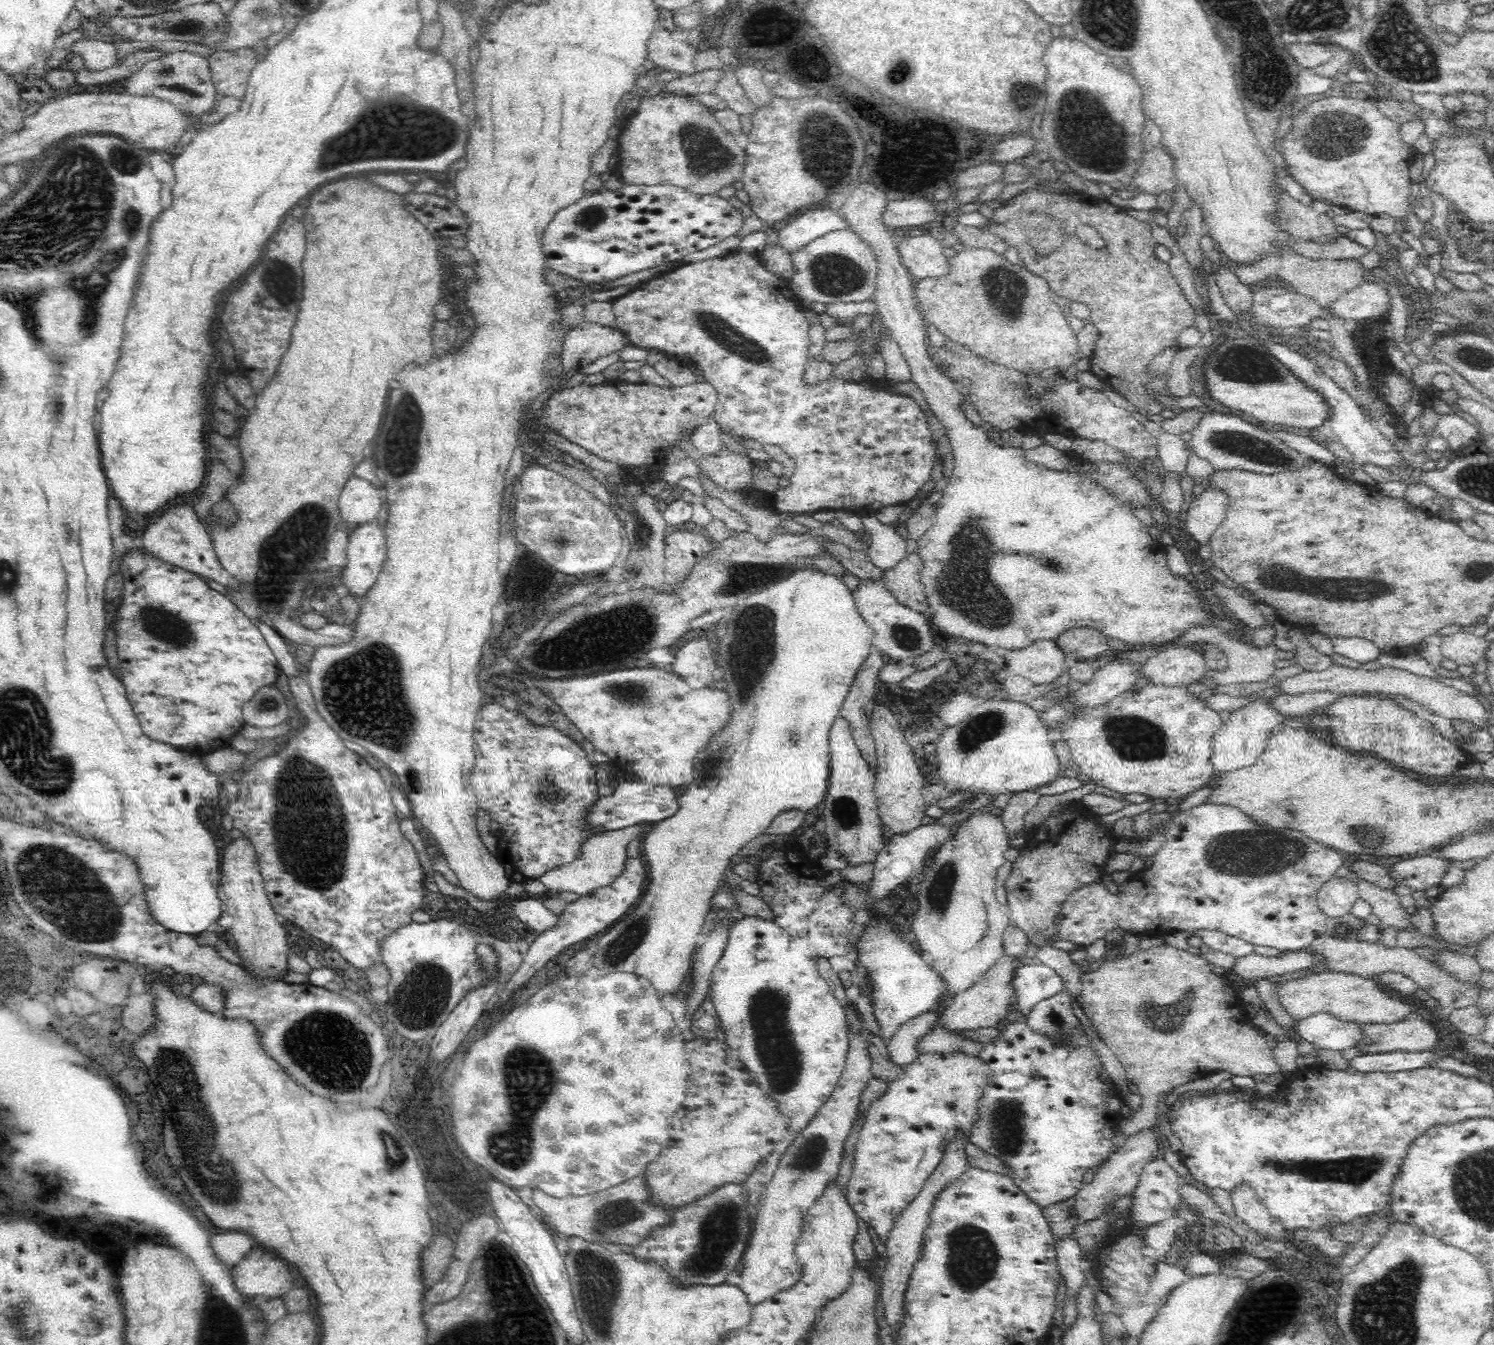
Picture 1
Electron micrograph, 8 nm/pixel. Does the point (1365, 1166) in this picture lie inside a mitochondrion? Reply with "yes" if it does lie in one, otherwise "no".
yes

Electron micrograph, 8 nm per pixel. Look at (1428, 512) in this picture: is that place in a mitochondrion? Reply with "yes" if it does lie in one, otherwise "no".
no

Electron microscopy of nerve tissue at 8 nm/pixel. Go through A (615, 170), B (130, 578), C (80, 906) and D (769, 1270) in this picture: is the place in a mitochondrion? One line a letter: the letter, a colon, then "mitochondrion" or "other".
A: other
B: other
C: mitochondrion
D: other

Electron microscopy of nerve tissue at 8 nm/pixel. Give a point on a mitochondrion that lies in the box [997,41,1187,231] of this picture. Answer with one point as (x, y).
(1099, 144)

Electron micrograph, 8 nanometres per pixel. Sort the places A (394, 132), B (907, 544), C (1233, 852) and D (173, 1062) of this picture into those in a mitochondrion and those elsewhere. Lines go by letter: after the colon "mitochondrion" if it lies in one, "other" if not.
A: mitochondrion
B: other
C: mitochondrion
D: mitochondrion

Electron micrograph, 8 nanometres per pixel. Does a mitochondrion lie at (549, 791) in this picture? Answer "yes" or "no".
yes

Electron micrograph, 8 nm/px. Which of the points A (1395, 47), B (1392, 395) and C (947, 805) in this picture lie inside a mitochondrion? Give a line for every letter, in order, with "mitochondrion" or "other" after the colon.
A: mitochondrion
B: other
C: other

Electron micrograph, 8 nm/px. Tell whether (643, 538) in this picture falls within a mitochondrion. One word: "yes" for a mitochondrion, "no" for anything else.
yes

